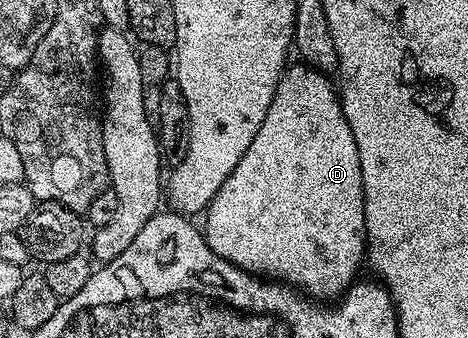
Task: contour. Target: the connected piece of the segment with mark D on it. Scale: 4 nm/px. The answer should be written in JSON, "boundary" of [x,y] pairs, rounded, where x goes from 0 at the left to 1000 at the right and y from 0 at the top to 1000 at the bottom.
{"boundary":[[[630,183],[607,210],[566,361],[549,385],[549,408],[532,420],[532,444],[506,479],[498,515],[481,527],[438,630],[438,695],[455,751],[556,822],[603,834],[682,893],[731,879],[761,837],[784,740],[771,467],[754,385],[746,385],[746,361],[733,346],[726,275],[699,237],[705,234],[692,216],[645,183]]]}

